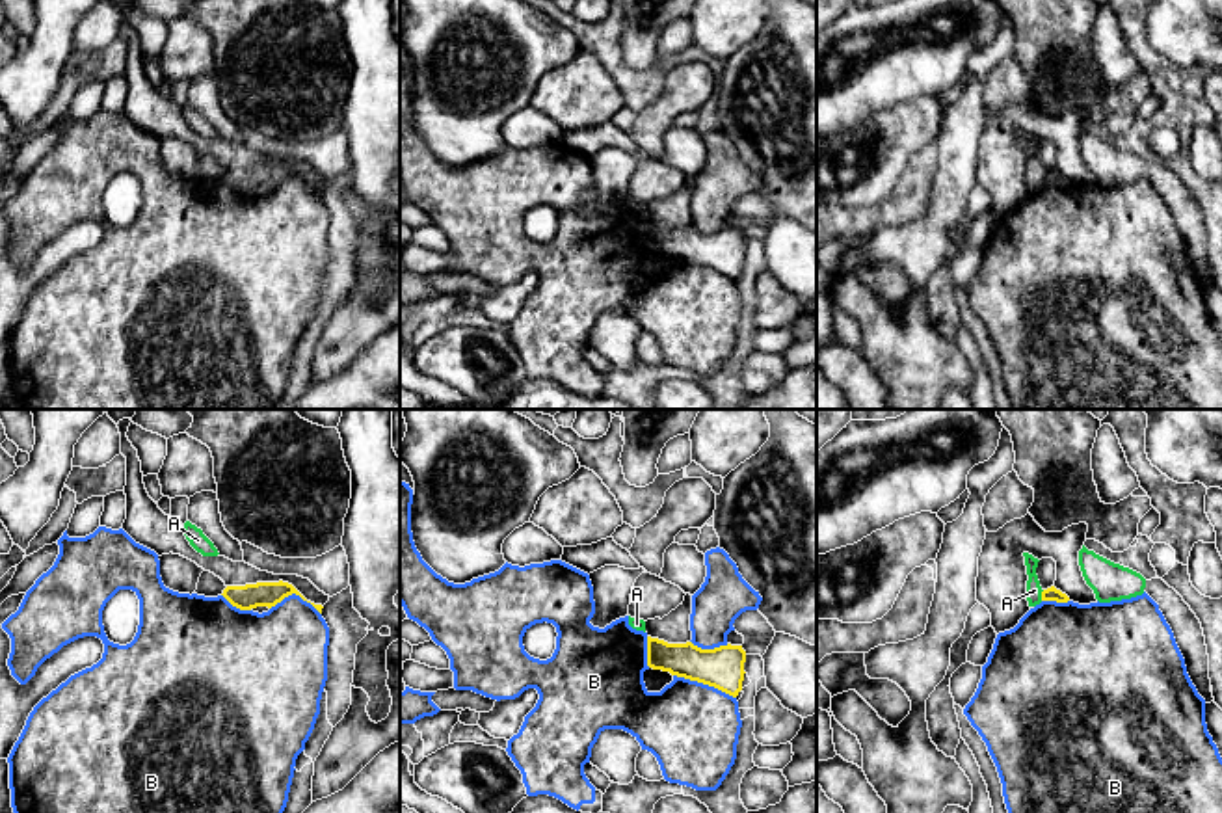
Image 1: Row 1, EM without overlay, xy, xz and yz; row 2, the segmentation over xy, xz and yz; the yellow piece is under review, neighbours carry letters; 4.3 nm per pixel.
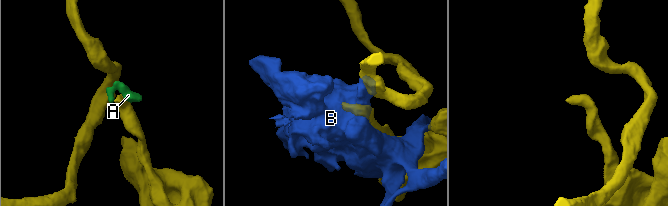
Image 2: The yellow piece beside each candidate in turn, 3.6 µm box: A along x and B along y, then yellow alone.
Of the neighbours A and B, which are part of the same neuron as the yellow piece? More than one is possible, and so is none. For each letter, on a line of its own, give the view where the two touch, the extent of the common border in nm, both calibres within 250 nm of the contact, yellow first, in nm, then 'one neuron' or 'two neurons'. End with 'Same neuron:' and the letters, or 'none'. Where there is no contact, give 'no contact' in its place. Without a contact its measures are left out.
A: yz | 50 nm | 60/70 nm | two neurons
B: xz | 300 nm | 180/400 nm | two neurons
Same neuron: none

